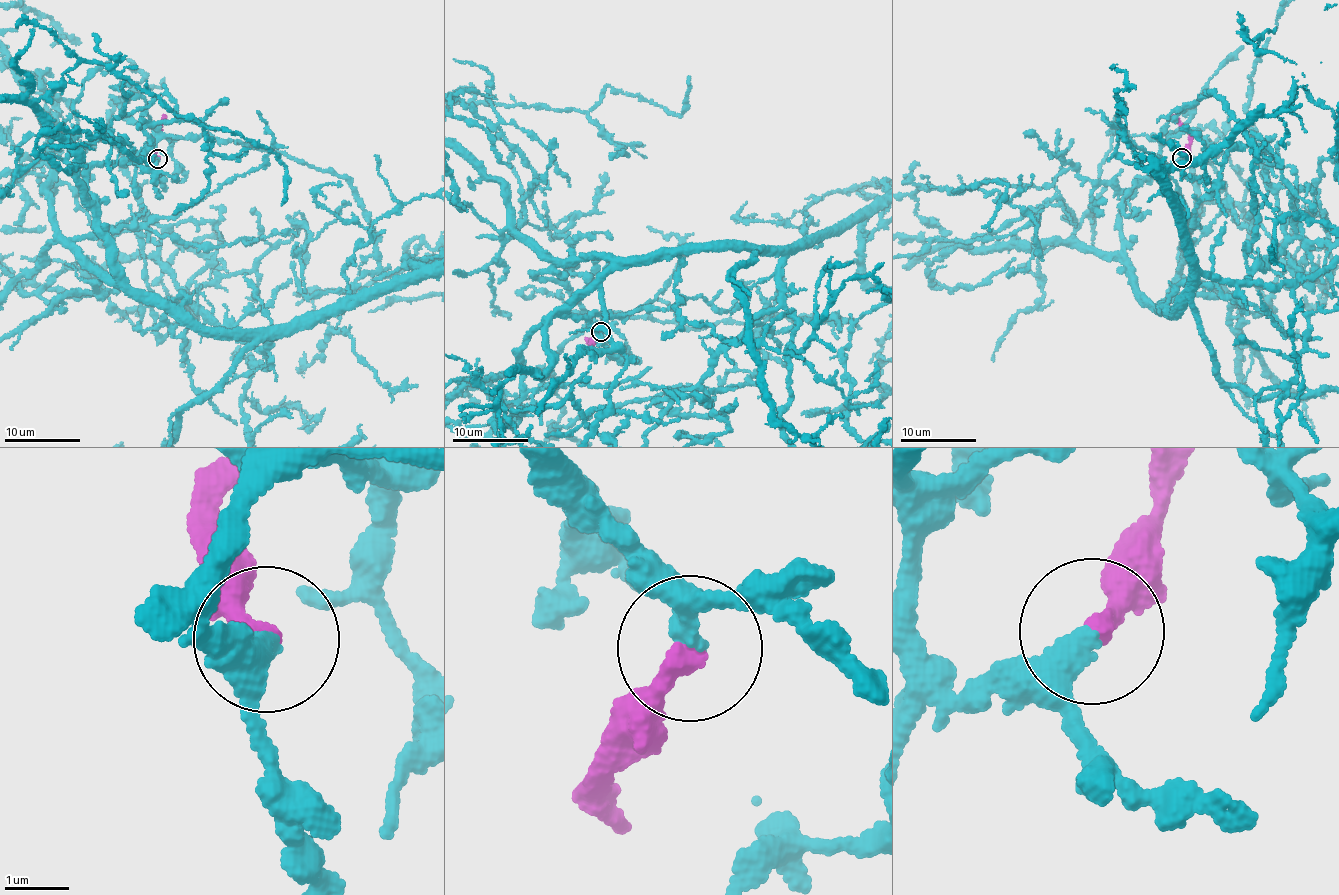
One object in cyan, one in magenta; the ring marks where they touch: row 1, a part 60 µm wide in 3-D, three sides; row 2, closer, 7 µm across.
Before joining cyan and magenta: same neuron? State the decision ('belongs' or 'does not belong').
belongs

